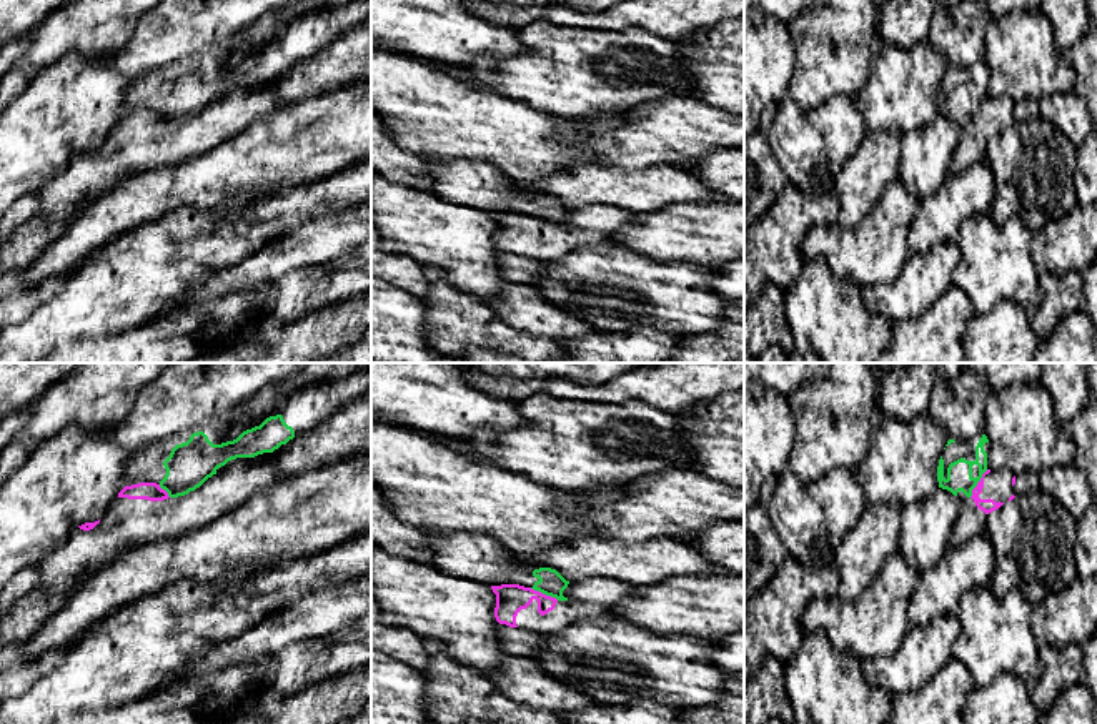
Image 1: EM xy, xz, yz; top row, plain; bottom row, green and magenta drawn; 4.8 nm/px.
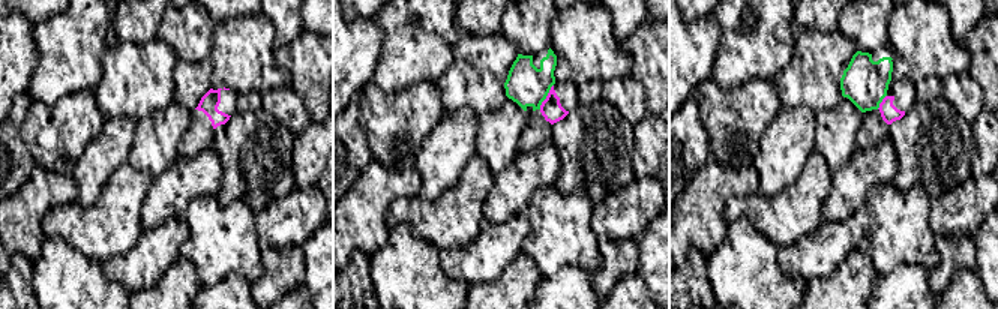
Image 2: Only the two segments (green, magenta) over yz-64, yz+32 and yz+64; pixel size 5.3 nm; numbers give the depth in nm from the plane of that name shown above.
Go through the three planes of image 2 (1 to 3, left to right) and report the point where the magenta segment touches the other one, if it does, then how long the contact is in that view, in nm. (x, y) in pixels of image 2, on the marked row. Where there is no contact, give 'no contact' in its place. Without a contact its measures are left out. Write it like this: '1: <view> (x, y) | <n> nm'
1: no contact
2: yz+32 (547, 95) | 150 nm
3: yz+64 (881, 101) | 90 nm

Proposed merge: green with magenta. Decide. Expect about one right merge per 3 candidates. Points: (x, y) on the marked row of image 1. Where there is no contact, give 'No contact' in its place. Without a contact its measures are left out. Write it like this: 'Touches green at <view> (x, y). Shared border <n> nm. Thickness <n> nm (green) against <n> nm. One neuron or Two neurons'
Touches green at xz (545, 593). Shared border 160 nm. Thickness 120 nm (green) against 140 nm. Two neurons

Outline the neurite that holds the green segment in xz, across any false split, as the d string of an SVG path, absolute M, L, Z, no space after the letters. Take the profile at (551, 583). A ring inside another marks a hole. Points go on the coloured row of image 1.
M421 528L421 531L431 543L433 559L429 564L446 574L486 586L519 584L558 601L568 601L563 591L569 581L556 569L539 568L533 573L526 571L514 561L511 551L493 538L431 528Z

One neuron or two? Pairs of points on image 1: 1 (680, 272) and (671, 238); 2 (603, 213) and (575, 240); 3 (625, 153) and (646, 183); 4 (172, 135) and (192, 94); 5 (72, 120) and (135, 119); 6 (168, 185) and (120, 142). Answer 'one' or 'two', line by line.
1: two
2: one
3: two
4: two
5: two
6: two

